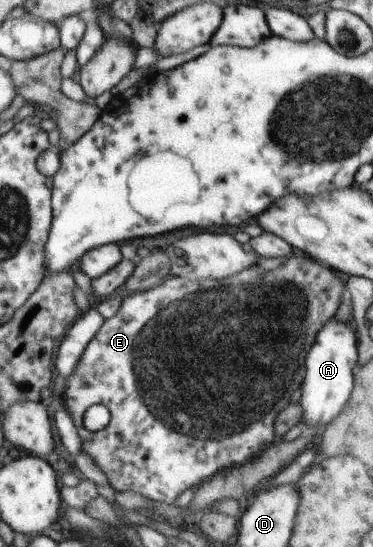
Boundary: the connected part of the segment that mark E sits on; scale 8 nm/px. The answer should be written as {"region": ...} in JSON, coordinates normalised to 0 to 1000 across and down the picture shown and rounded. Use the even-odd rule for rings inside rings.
{"region":[[[796,466],[769,470],[748,488],[694,499],[689,506],[673,503],[678,495],[689,495],[689,492],[673,488],[673,495],[651,517],[625,510],[630,517],[619,514],[614,521],[587,521],[560,532],[528,532],[517,539],[501,539],[501,536],[512,536],[523,528],[523,517],[507,517],[501,508],[453,503],[421,525],[346,537],[332,545],[322,570],[308,580],[279,587],[265,609],[228,638],[198,684],[177,702],[172,735],[209,781],[223,824],[249,837],[265,857],[287,868],[303,894],[314,898],[354,896],[405,914],[458,920],[472,909],[491,909],[491,901],[501,901],[501,894],[534,894],[539,883],[560,879],[560,874],[574,868],[619,861],[630,854],[651,854],[657,846],[684,843],[721,814],[737,814],[737,806],[753,803],[753,797],[737,792],[737,762],[753,759],[753,748],[769,744],[786,718],[791,718],[791,729],[804,726],[812,693],[818,693],[818,671],[823,671],[823,645],[828,645],[834,631],[845,627],[855,601],[877,585],[898,578],[912,548],[925,547],[925,532],[920,532],[914,510],[903,510],[887,495],[877,495],[871,488],[861,488],[855,481],[845,481],[834,473],[796,470]],[[684,565],[689,565],[689,580],[662,580],[662,572],[673,572]],[[260,739],[284,740],[300,755],[300,764],[298,773],[279,786],[252,790],[228,781],[225,759],[241,744]]]}

